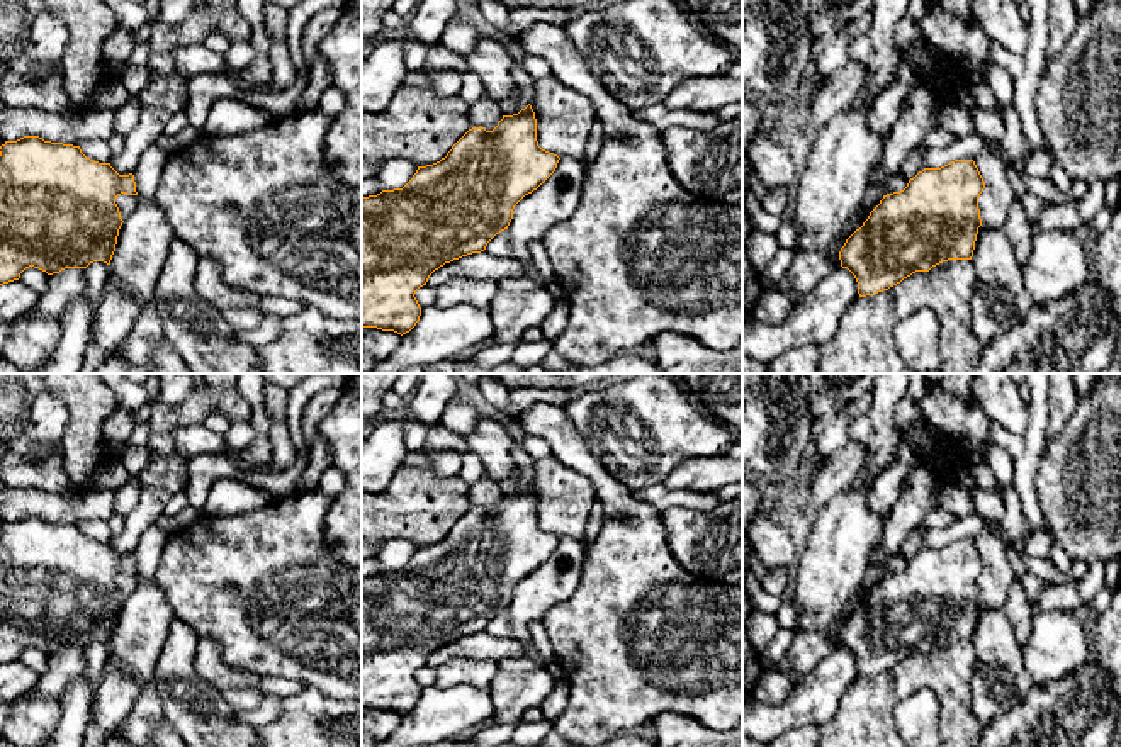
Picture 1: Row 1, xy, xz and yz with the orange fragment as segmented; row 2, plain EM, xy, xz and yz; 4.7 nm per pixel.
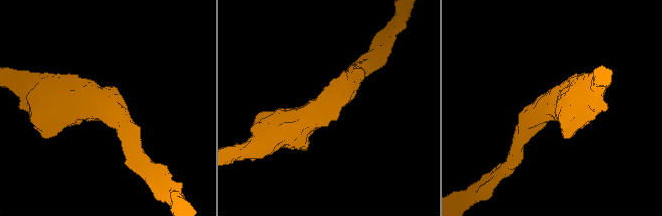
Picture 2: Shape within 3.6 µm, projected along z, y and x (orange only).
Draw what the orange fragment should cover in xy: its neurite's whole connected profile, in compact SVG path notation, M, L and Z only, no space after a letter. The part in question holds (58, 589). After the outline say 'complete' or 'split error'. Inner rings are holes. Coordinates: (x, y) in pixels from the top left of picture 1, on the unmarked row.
M39 516L5 521L0 526L0 666L19 660L29 647L53 655L65 649L87 649L93 642L110 645L124 603L115 584L121 574L138 576L134 555L119 555L110 543L92 542L80 526Z; complete

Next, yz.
M955 540L941 548L924 548L900 572L887 574L870 593L839 632L841 647L848 649L856 662L859 677L875 676L900 664L915 652L929 652L948 640L972 640L978 608L982 606L978 577L985 562L973 540Z; complete

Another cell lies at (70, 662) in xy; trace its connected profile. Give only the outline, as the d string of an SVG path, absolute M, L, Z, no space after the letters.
M65 649L49 655L49 666L44 677L36 684L42 698L59 699L68 682L82 676L85 669L85 649Z

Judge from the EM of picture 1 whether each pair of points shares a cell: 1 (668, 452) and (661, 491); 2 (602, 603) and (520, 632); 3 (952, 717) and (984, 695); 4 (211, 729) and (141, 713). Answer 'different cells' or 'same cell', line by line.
1: different cells
2: different cells
3: different cells
4: different cells

